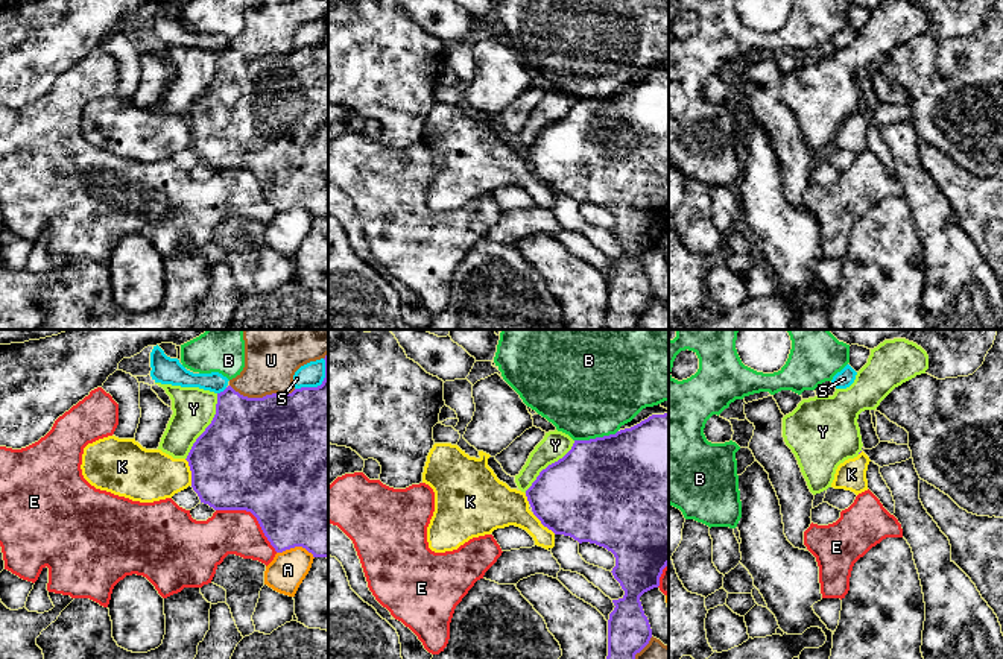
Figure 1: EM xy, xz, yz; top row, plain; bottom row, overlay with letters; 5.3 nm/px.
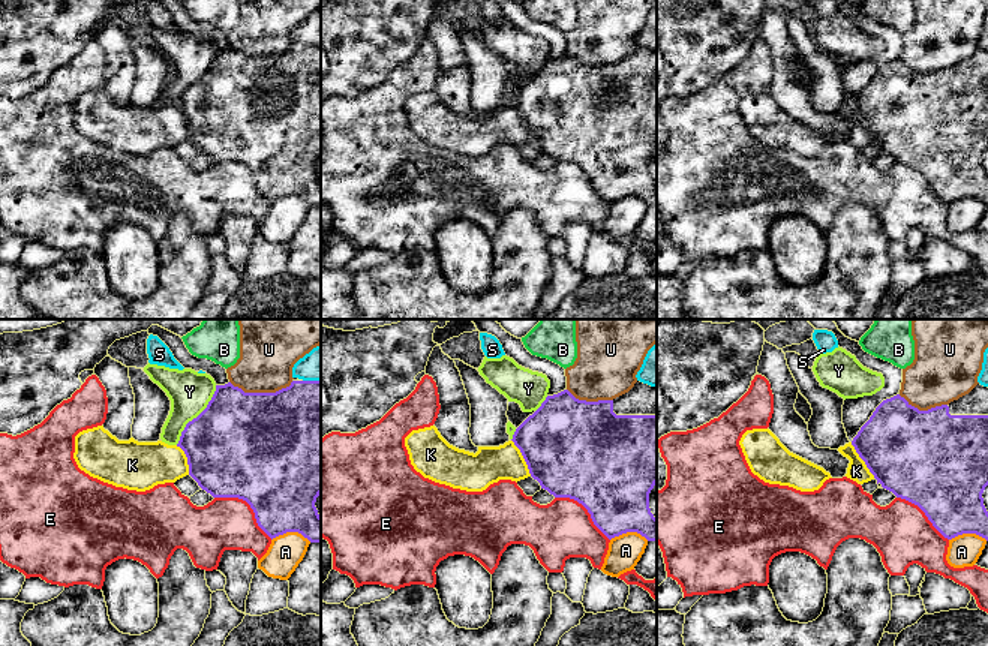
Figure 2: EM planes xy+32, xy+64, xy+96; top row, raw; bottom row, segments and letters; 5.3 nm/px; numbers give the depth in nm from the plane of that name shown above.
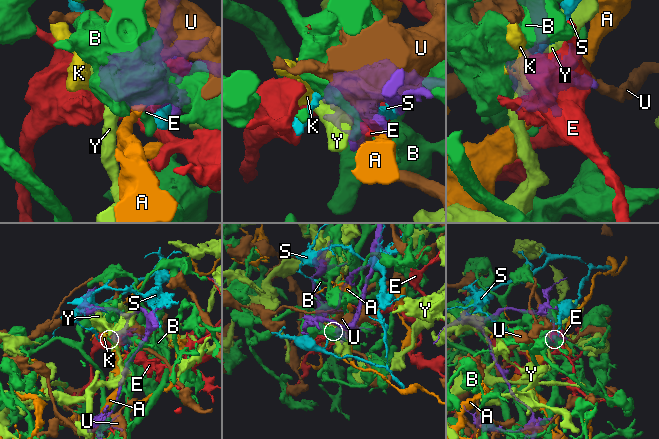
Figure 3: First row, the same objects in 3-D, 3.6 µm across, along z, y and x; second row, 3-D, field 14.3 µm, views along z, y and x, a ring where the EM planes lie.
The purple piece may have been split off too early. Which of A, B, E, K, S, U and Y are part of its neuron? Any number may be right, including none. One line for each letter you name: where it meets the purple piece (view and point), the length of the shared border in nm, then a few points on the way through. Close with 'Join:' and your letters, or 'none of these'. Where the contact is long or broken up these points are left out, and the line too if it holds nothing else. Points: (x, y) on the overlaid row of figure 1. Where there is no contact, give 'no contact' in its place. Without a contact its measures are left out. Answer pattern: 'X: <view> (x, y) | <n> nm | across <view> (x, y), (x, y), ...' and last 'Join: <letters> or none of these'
Join: none of these

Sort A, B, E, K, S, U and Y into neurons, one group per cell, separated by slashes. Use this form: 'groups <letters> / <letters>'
groups A / B / E / K / S / U / Y

